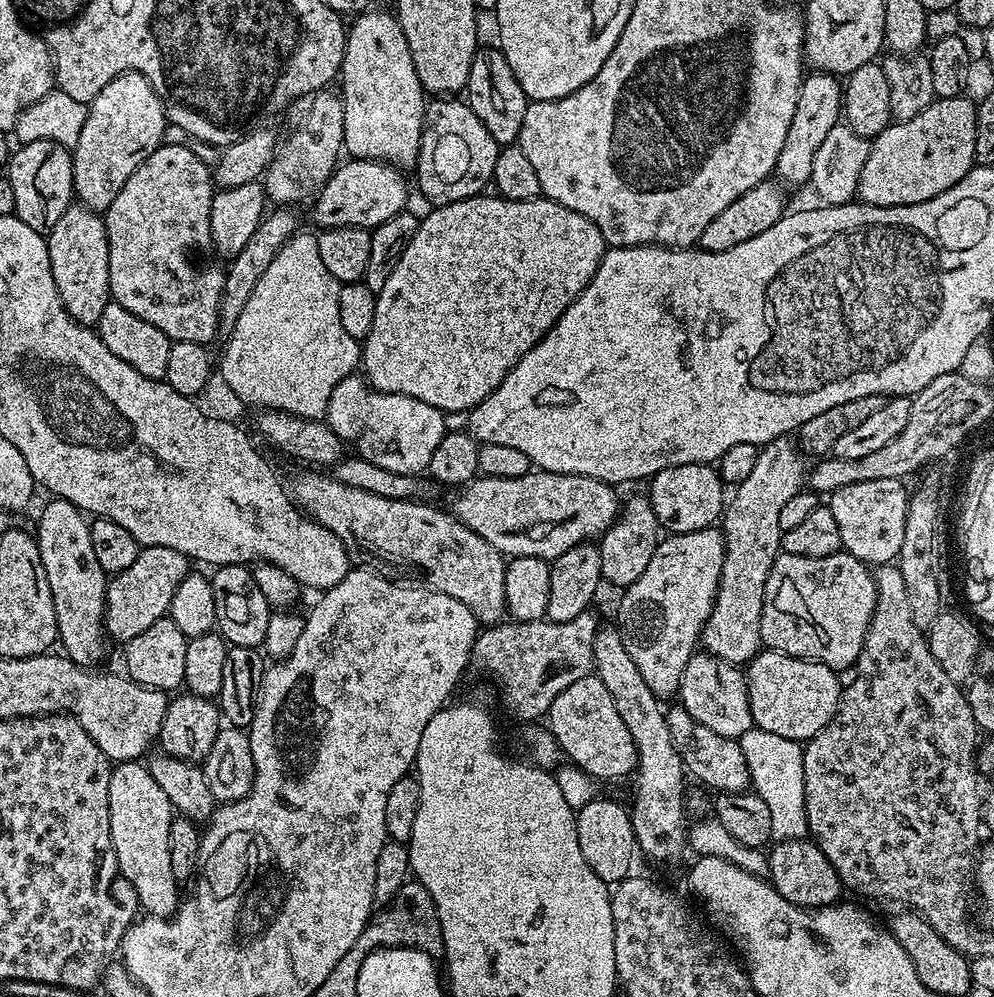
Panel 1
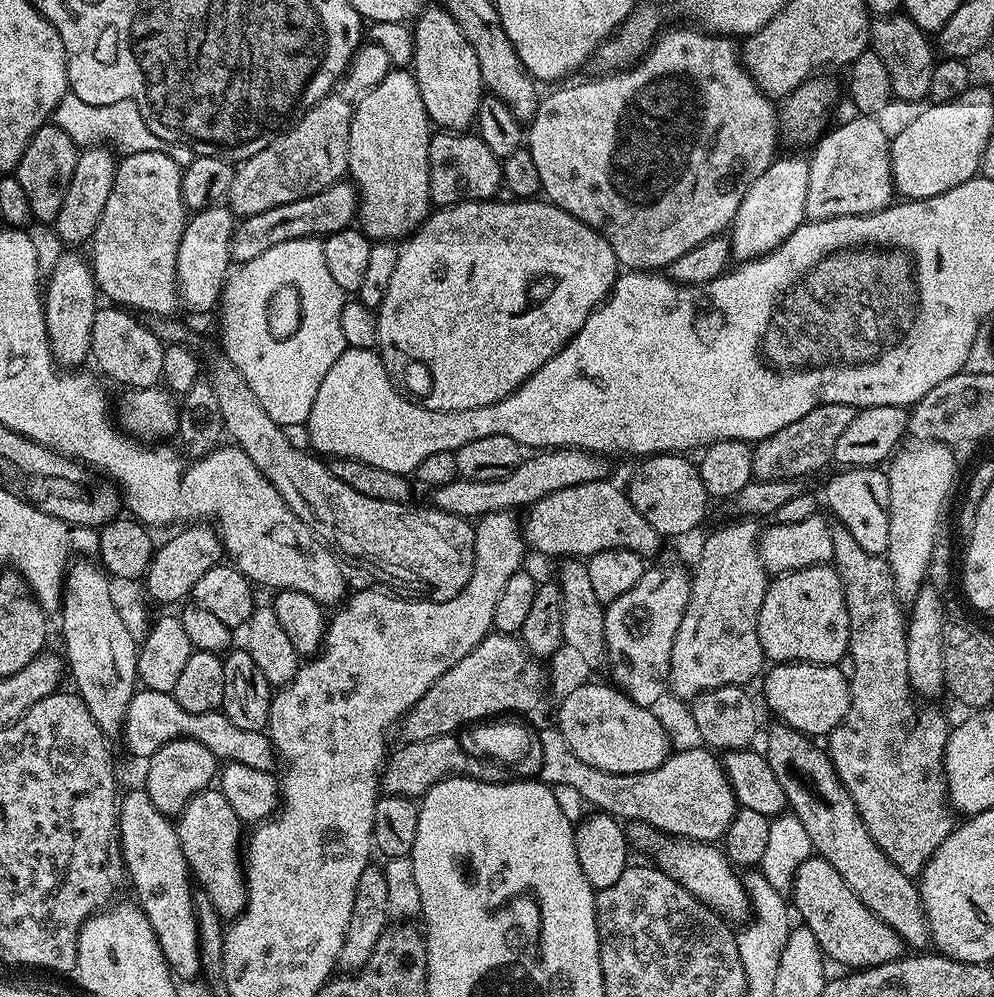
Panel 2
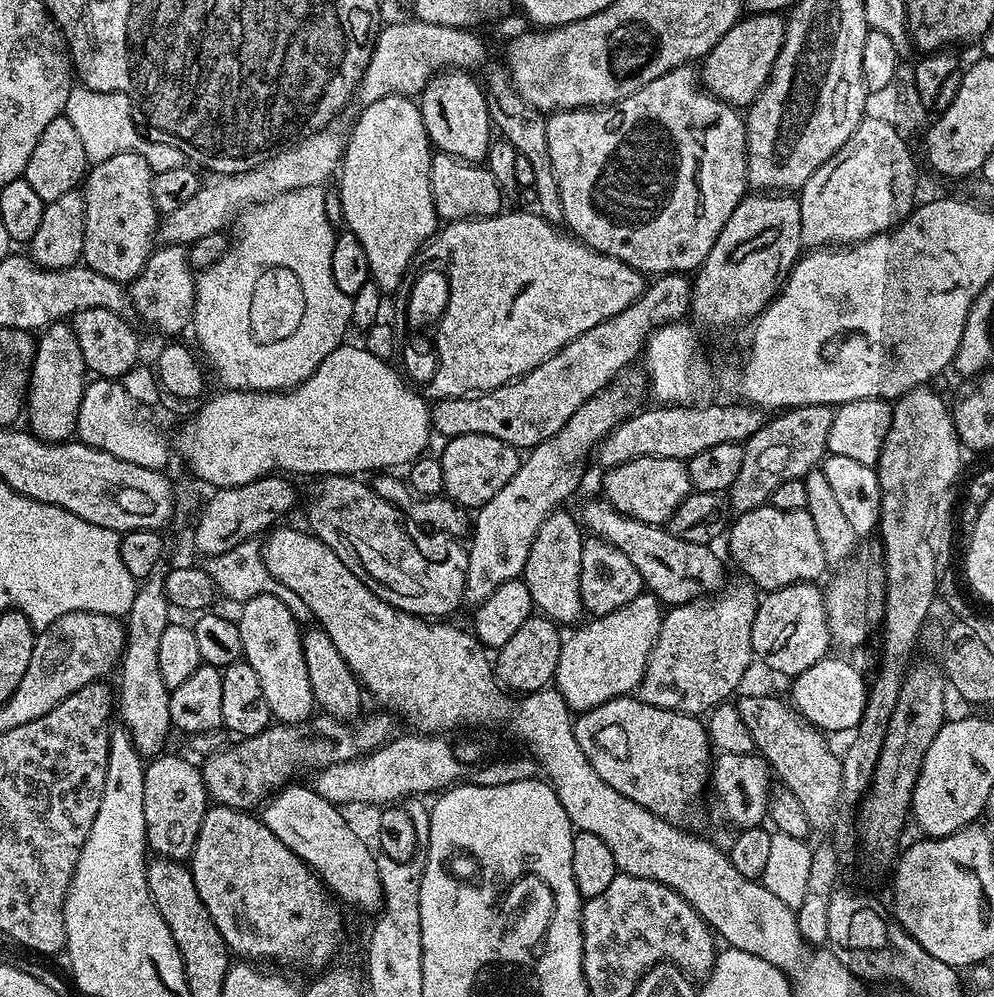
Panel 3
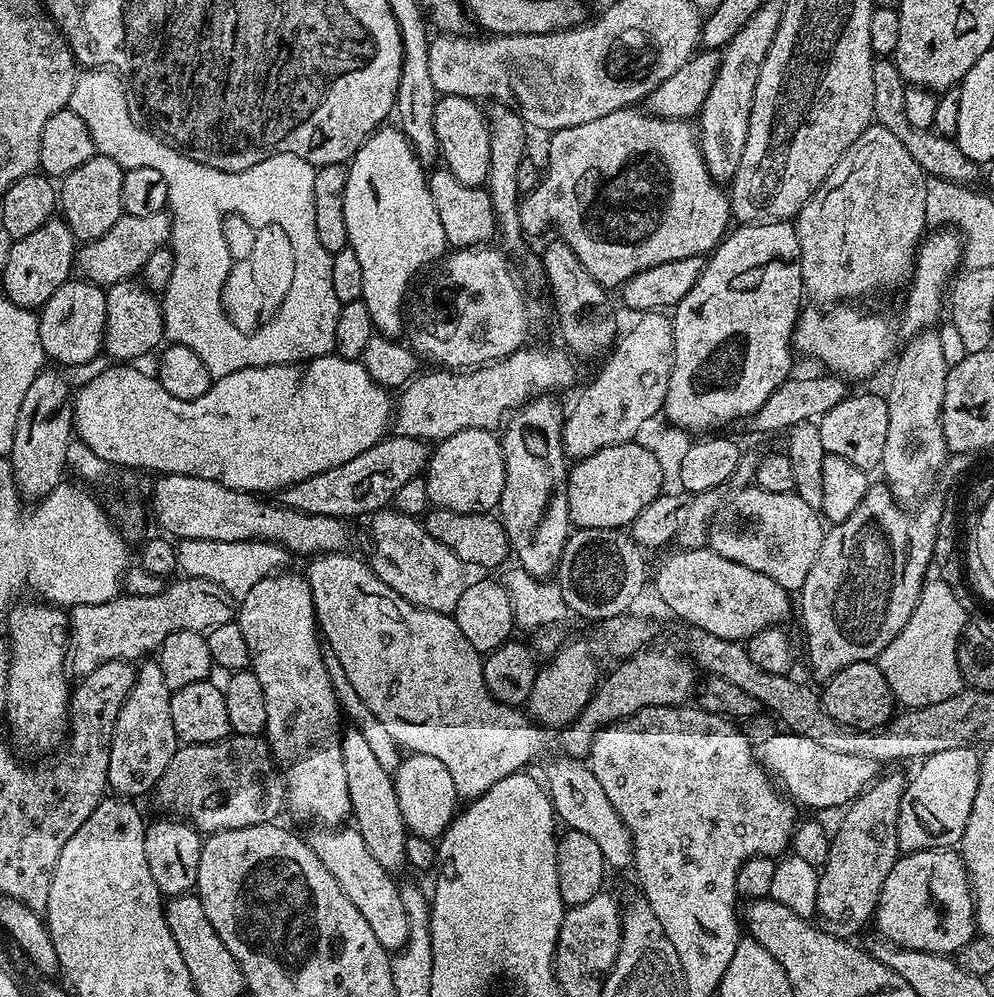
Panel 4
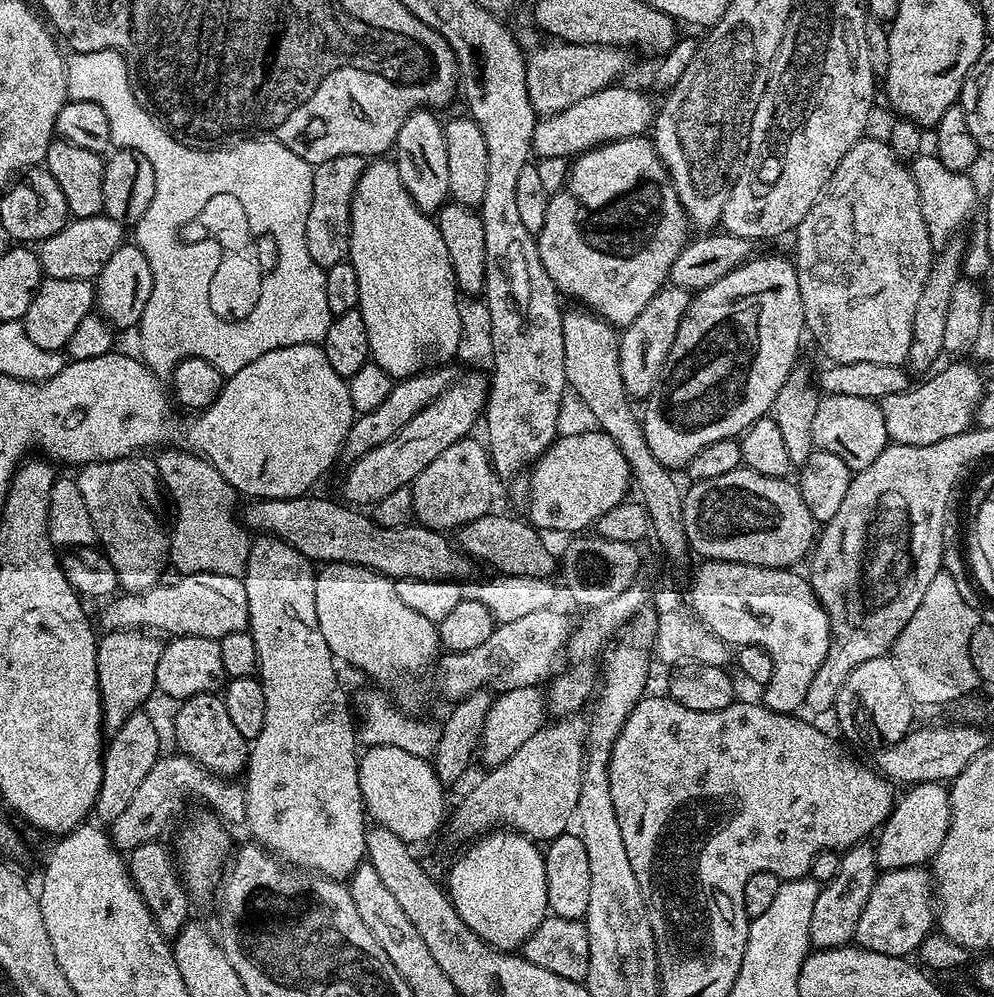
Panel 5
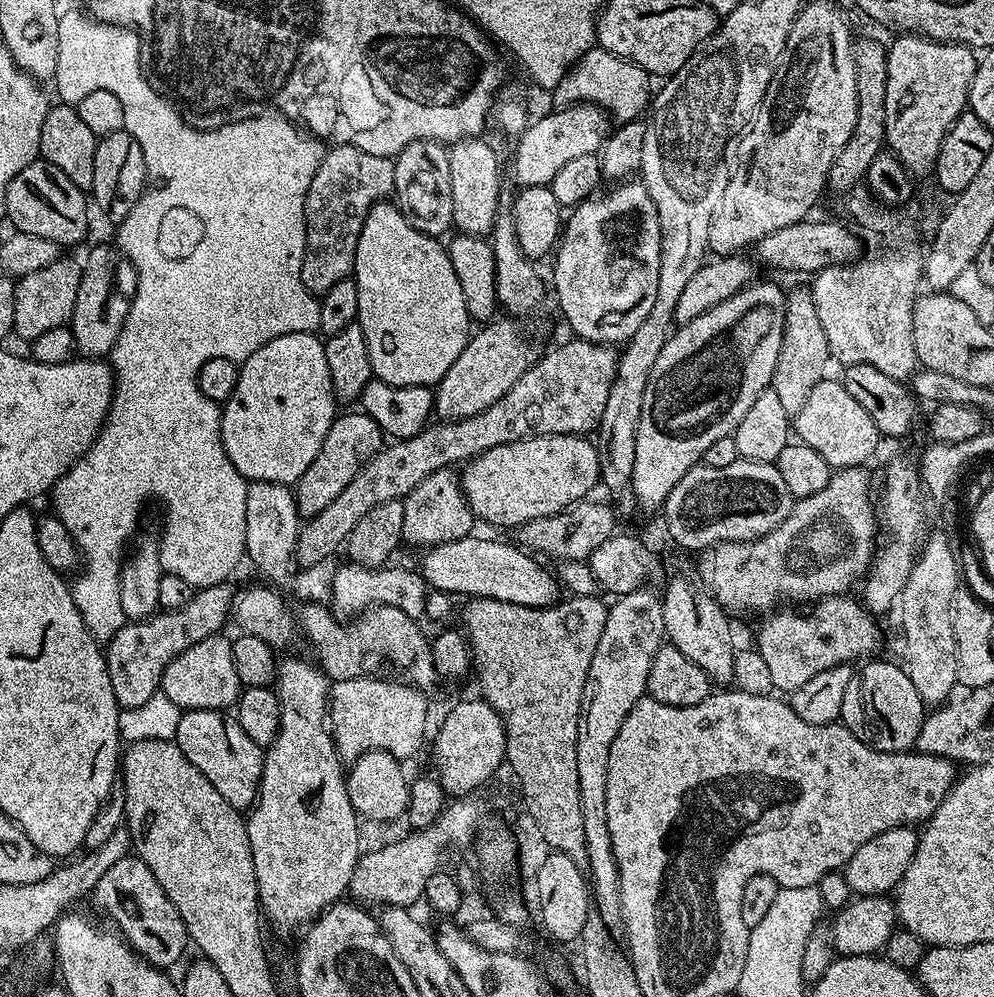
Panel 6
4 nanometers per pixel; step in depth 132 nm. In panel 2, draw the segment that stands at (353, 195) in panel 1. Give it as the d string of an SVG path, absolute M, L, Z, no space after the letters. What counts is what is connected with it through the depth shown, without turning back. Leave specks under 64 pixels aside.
M340 180L318 194L282 203L281 206L274 206L273 209L264 210L261 214L245 216L231 236L232 259L241 265L253 261L280 242L302 240L312 236L322 238L349 227L355 221L358 211L359 195L355 187L347 181Z

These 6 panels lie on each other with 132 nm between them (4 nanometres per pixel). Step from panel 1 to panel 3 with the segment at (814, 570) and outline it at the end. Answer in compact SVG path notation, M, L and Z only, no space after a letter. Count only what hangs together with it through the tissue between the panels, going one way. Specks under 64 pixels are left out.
M812 582L791 584L785 588L779 588L767 593L761 599L758 610L754 614L754 626L752 627L752 650L757 661L760 660L772 672L780 676L794 678L802 674L802 670L810 670L817 662L829 655L828 648L833 647L830 626L826 618L826 606L824 605L823 591Z

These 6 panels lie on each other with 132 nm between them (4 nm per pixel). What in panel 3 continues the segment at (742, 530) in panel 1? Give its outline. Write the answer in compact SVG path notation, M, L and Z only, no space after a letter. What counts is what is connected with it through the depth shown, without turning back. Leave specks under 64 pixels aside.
M747 578L739 579L707 598L692 600L689 604L678 604L665 611L664 618L660 621L660 633L644 671L644 681L638 689L639 699L645 700L650 706L684 712L688 716L700 716L731 697L728 695L743 682L748 667L754 664L752 627L754 614L761 602L756 585Z

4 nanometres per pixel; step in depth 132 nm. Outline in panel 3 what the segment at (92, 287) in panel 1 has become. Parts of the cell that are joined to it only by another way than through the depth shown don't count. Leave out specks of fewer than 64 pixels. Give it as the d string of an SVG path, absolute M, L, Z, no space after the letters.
M68 322L49 324L39 336L30 361L32 377L28 380L28 396L26 392L26 428L40 440L68 442L76 436L79 404L86 385L82 348L78 346L76 335Z

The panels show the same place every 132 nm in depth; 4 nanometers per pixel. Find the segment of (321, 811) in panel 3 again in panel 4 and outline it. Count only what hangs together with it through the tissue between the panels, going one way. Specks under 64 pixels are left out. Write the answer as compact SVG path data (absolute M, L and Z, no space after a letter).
M320 826L315 829L313 836L307 837L308 845L318 854L322 866L334 874L334 882L358 906L358 914L366 918L370 930L374 930L374 938L382 942L389 954L397 953L407 942L410 934L410 922L407 920L406 907L402 906L400 897L401 885L397 877L388 872L370 854L362 834L352 826Z

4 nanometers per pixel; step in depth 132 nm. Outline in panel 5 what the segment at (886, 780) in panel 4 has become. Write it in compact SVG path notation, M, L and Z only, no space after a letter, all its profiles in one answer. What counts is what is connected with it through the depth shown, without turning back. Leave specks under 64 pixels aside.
M858 843L841 855L838 874L821 887L818 902L814 902L810 921L810 944L813 949L843 948L855 937L858 918L862 918L862 906L866 906L870 890L874 890L877 875L876 849L871 843Z

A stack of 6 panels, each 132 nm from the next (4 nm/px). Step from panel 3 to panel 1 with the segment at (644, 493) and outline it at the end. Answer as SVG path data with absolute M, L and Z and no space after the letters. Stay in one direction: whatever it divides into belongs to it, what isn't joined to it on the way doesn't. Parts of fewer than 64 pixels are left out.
M687 464L667 468L651 477L648 486L648 504L665 533L697 532L703 528L711 528L724 515L726 485L712 464Z

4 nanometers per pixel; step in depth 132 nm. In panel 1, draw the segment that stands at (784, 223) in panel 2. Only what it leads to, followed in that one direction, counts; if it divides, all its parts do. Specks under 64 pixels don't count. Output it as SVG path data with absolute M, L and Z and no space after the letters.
M813 71L800 81L798 102L794 106L794 118L790 118L790 130L786 130L786 142L782 142L782 150L778 154L775 175L785 185L807 185L812 179L814 170L814 154L818 154L818 146L822 146L826 134L834 130L834 126L842 120L842 84L828 72Z

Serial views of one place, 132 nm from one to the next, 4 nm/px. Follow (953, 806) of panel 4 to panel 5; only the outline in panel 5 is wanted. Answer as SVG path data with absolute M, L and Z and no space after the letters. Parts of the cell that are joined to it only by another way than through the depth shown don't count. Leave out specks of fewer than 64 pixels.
M943 783L913 784L905 792L908 793L897 799L874 840L876 862L884 870L927 865L938 854L950 826L952 803L948 797L949 789Z

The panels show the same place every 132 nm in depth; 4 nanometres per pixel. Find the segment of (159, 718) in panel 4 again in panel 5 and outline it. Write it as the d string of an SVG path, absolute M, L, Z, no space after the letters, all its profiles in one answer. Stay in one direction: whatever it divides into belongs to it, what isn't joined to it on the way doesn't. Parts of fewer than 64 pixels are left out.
M141 710L130 714L130 718L126 718L126 722L122 722L120 729L111 733L107 741L102 766L102 786L98 790L94 809L94 816L97 816L95 819L101 825L111 826L114 818L118 818L122 810L126 810L126 805L134 799L142 778L150 774L150 766L154 766L154 762L162 755L160 732L156 729L155 722L146 713L147 711Z

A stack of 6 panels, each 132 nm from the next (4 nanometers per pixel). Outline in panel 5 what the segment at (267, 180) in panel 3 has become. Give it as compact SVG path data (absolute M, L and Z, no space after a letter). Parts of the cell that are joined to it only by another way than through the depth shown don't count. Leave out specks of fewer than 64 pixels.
M103 214L90 218L72 218L58 234L39 241L40 270L48 278L74 278L92 280L106 266L110 254L125 243L125 225L114 222Z

